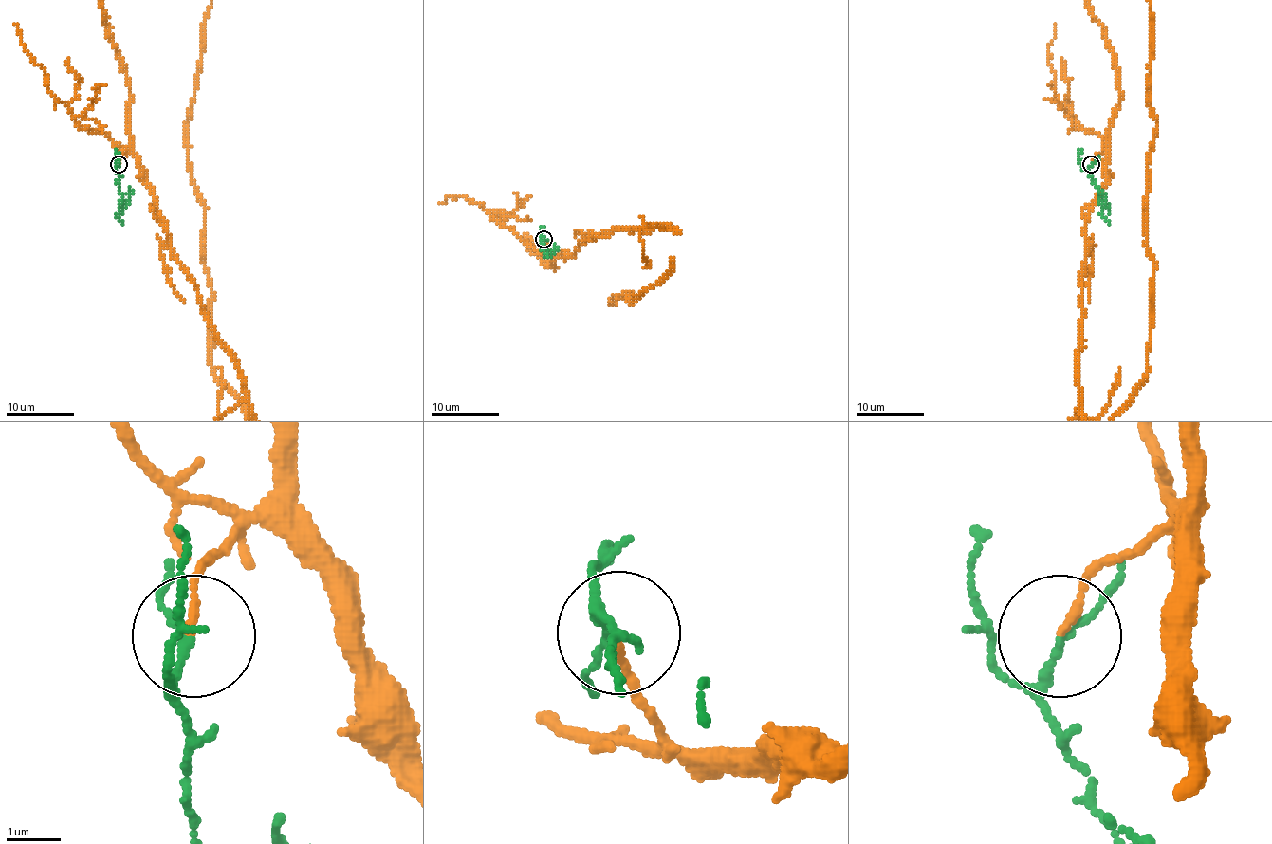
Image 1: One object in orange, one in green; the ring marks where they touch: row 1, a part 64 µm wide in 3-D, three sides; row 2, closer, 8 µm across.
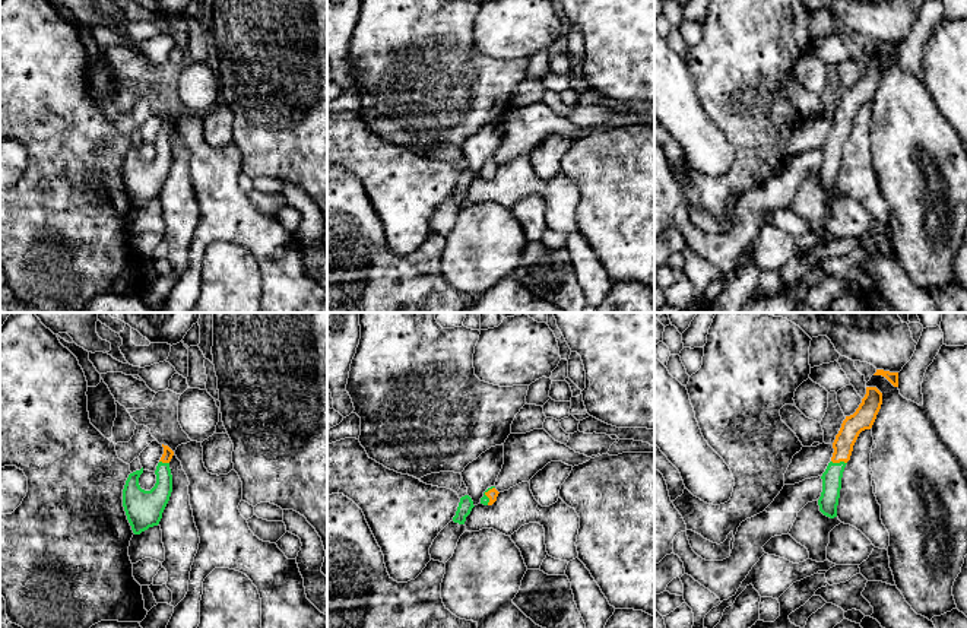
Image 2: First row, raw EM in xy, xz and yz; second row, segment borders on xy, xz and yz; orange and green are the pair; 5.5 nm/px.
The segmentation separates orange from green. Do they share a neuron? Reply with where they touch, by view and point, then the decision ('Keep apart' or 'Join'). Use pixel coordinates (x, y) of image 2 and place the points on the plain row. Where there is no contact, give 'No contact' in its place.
Touches orange at yz (839, 135). Join

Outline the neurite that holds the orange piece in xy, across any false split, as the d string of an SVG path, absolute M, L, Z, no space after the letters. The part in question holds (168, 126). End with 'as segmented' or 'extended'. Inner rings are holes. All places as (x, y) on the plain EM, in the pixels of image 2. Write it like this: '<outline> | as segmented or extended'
M164 118L164 127L156 139L156 156L150 164L139 158L143 140L129 148L123 162L123 180L134 207L158 199L172 165L169 134L174 124Z | extended

